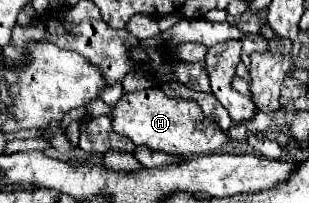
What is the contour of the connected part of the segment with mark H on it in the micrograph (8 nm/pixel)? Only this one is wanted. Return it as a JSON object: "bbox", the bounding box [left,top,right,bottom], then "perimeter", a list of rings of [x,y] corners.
{"bbox":[110,87,228,157],"perimeter":[[[150,87],[136,93],[126,93],[110,111],[112,129],[118,135],[128,137],[134,145],[146,145],[154,151],[174,153],[182,157],[206,155],[216,149],[222,149],[228,143],[224,131],[210,125],[210,121],[202,115],[202,109],[194,101],[186,99],[170,99],[164,95],[160,87]]]}

